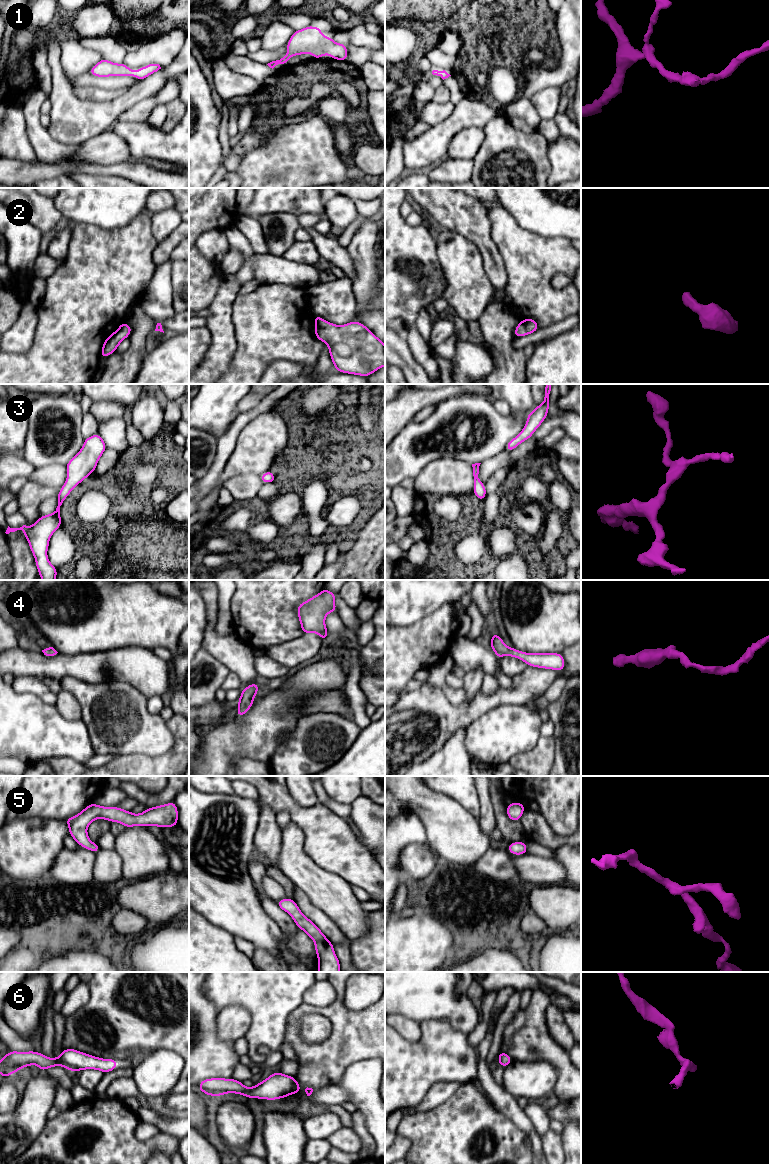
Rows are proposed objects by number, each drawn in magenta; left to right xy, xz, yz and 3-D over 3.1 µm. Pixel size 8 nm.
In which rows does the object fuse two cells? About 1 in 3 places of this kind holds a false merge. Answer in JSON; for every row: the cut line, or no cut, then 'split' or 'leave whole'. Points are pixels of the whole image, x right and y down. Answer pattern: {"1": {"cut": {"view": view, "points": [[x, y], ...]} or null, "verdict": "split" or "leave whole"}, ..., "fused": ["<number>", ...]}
{"1": {"cut": null, "verdict": "leave whole"}, "2": {"cut": null, "verdict": "leave whole"}, "3": {"cut": null, "verdict": "leave whole"}, "4": {"cut": null, "verdict": "leave whole"}, "5": {"cut": null, "verdict": "leave whole"}, "6": {"cut": null, "verdict": "leave whole"}, "fused": []}

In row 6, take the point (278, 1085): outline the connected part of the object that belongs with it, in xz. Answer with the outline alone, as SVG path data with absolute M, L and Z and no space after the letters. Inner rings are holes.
M274 1072L253 1087L245 1087L241 1081L232 1078L208 1078L199 1083L198 1090L208 1096L236 1093L244 1095L248 1099L277 1100L286 1098L291 1094L297 1094L301 1091L301 1088L295 1077Z

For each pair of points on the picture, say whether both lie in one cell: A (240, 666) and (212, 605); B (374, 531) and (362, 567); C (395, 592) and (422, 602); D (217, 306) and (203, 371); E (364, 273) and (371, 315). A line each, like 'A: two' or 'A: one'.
A: one
B: one
C: one
D: one
E: one

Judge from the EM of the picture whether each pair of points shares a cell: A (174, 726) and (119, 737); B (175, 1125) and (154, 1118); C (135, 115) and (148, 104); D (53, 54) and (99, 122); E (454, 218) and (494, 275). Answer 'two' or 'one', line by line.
A: two
B: one
C: one
D: one
E: one

